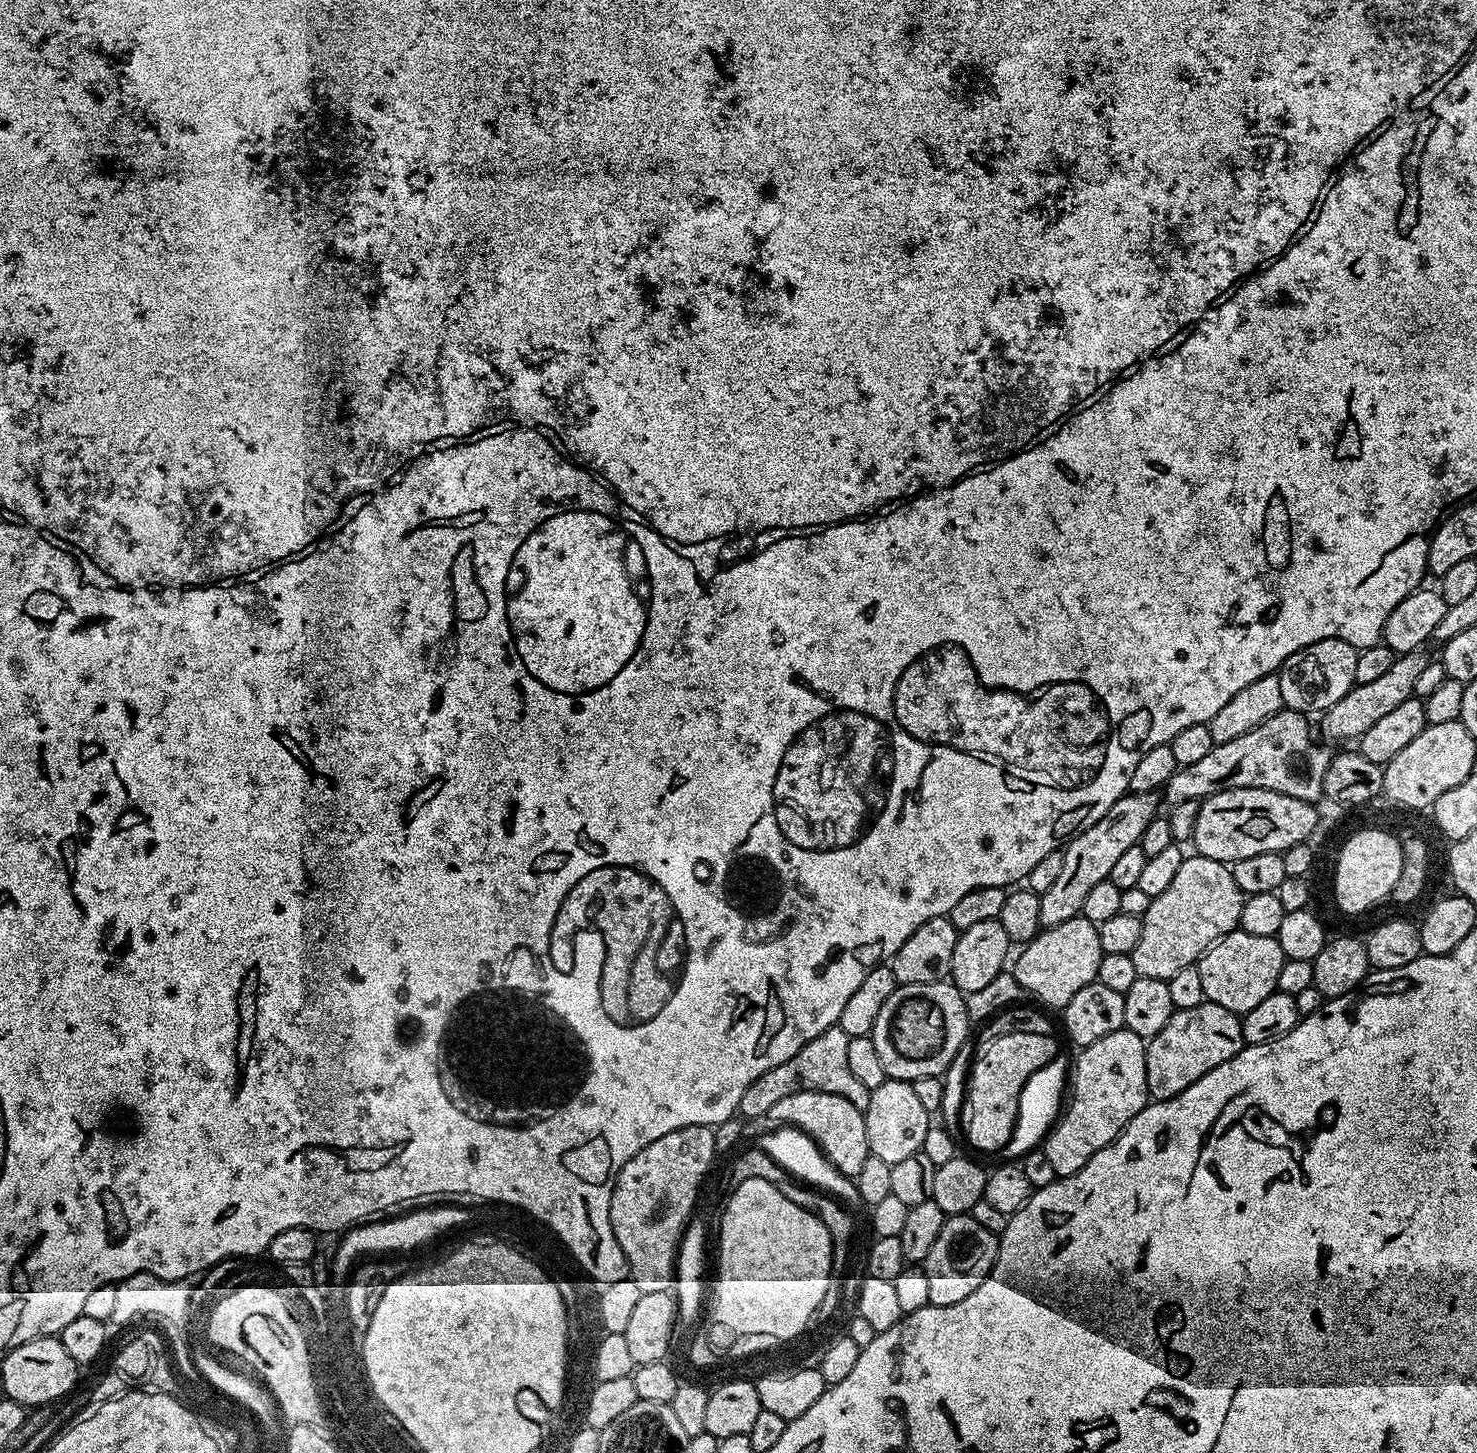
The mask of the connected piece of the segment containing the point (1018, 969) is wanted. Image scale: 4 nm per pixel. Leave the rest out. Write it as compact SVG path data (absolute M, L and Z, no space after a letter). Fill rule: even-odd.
M1083 914L1070 918L1070 922L1062 922L1037 932L1033 940L1023 945L1019 952L1016 965L1014 960L1010 968L1012 975L1018 978L1029 997L1037 996L1041 1005L1049 1004L1044 1006L1056 1010L1064 1009L1070 998L1082 990L1082 986L1097 983L1098 962L1102 962L1104 957L1096 924L1087 920Z

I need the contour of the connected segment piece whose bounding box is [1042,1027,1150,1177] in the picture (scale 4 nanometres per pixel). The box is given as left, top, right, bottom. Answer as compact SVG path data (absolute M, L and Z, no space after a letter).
M1123 1027L1106 1038L1098 1038L1090 1046L1080 1048L1080 1057L1074 1060L1076 1077L1070 1080L1072 1105L1068 1113L1059 1117L1058 1123L1044 1136L1042 1147L1046 1158L1050 1158L1057 1177L1073 1176L1098 1150L1112 1143L1132 1119L1149 1103L1146 1082L1145 1037L1134 1034Z

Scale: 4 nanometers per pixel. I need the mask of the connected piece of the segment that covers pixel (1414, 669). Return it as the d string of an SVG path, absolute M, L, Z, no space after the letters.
M1423 651L1405 652L1397 655L1394 666L1382 674L1375 682L1356 684L1347 692L1334 706L1330 706L1328 711L1319 717L1320 728L1332 740L1352 740L1355 741L1374 722L1379 722L1385 714L1390 714L1390 710L1402 706L1402 702L1413 699L1414 685L1418 683L1418 678L1422 670L1428 665L1429 657L1423 656Z

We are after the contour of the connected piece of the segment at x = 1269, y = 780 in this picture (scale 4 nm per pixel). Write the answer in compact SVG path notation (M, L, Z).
M1281 710L1239 738L1213 744L1210 754L1204 755L1198 762L1177 767L1176 773L1162 789L1163 799L1175 806L1187 800L1202 801L1222 790L1265 788L1307 804L1316 804L1324 796L1326 770L1334 752L1333 749L1323 748L1312 737L1308 720L1303 712Z

